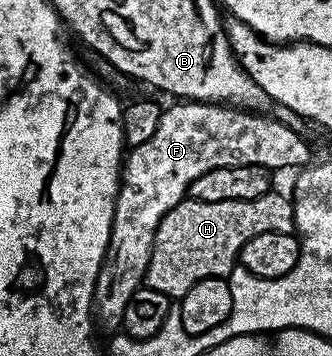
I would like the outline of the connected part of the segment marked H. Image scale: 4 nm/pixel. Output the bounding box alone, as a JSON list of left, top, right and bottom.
[150,192,295,300]

